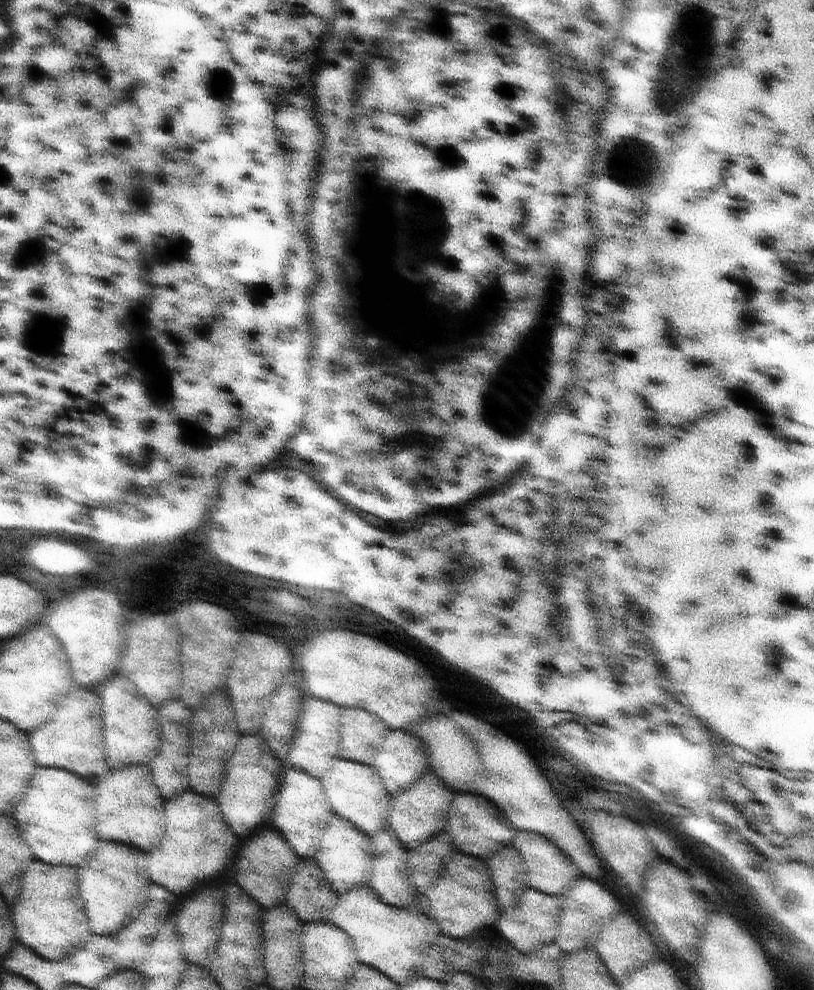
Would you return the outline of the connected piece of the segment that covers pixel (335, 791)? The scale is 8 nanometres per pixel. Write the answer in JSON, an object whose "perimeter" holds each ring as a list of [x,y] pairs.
{"perimeter":[[[339,758],[338,762],[334,762],[334,770],[330,770],[330,776],[322,780],[334,812],[353,822],[354,826],[370,837],[376,836],[380,830],[386,830],[386,824],[390,820],[390,794],[386,792],[380,777],[377,770],[364,763]]]}

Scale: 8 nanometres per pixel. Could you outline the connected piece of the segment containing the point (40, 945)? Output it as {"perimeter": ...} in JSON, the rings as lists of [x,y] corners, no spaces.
{"perimeter":[[[34,862],[34,866],[26,870],[26,878],[22,878],[18,910],[12,912],[18,942],[51,961],[62,961],[76,954],[86,946],[93,934],[80,896],[80,870],[69,867],[72,866]]]}

